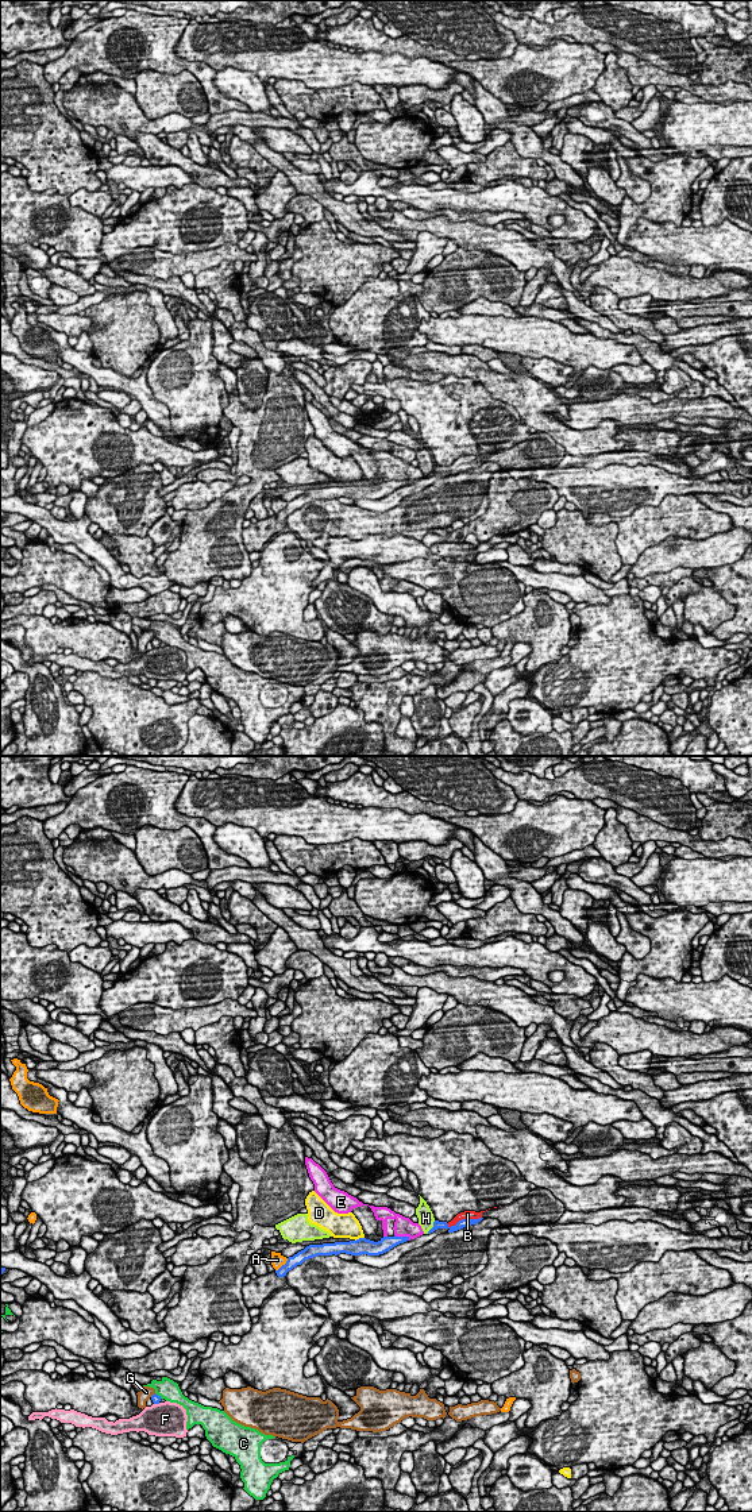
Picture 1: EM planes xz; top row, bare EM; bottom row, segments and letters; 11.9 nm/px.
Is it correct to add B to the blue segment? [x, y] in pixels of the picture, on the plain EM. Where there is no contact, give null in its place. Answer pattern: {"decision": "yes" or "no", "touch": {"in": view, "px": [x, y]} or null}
{"decision": "yes", "touch": {"in": "xz", "px": [463, 463]}}

